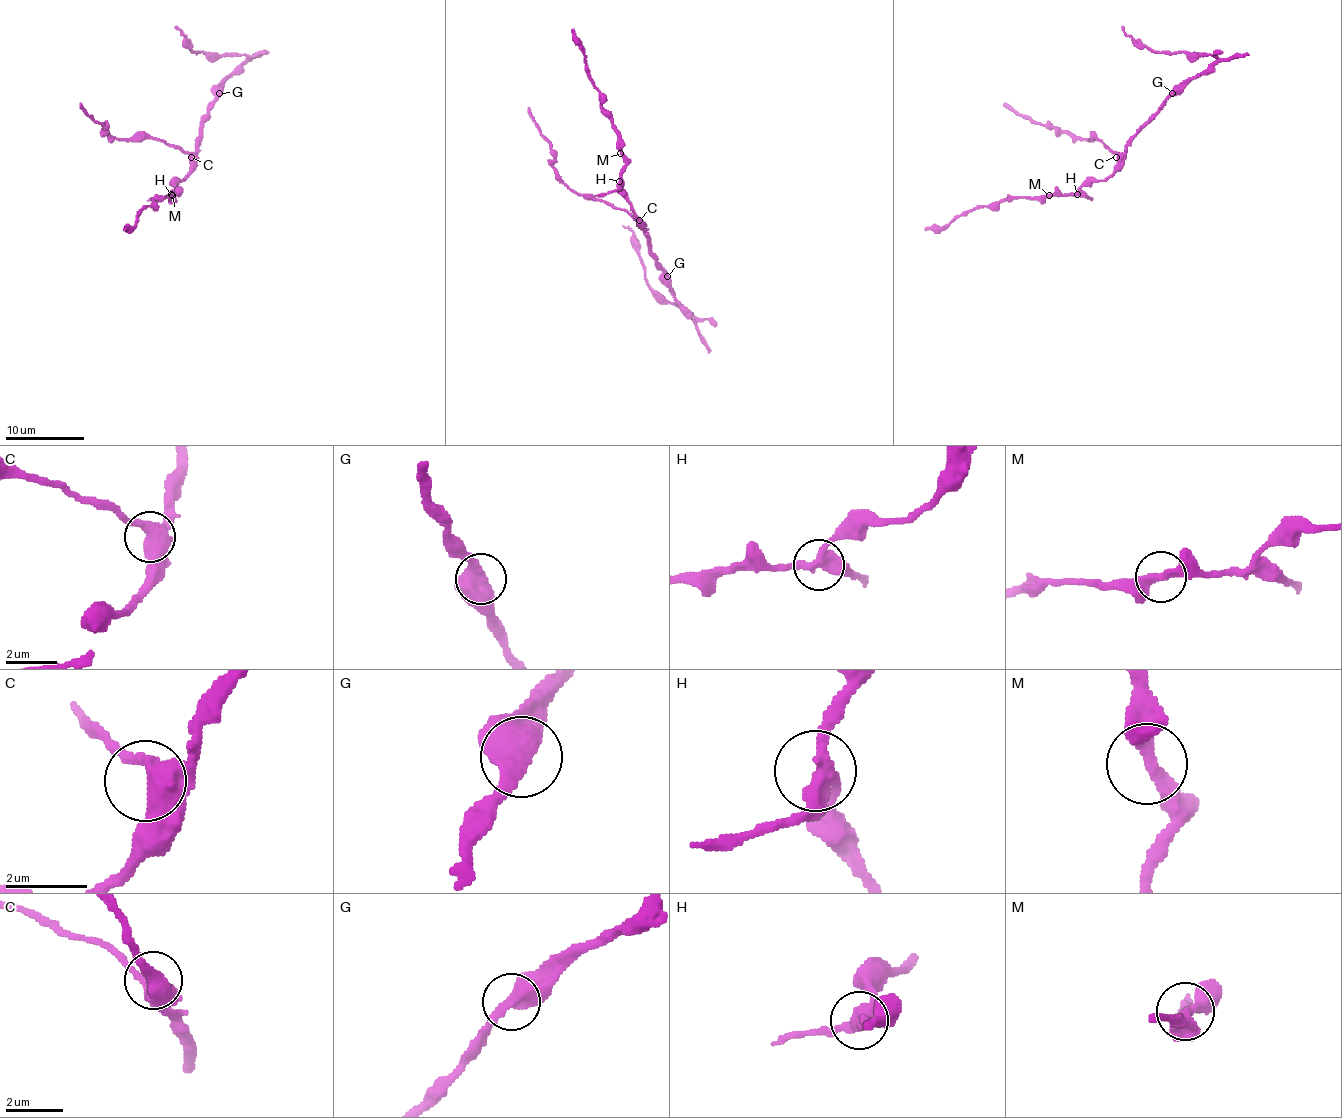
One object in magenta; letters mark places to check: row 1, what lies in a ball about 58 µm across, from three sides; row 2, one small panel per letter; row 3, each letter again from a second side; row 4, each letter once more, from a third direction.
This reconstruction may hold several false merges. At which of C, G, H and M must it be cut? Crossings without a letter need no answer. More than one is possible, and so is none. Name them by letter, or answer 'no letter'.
no letter

